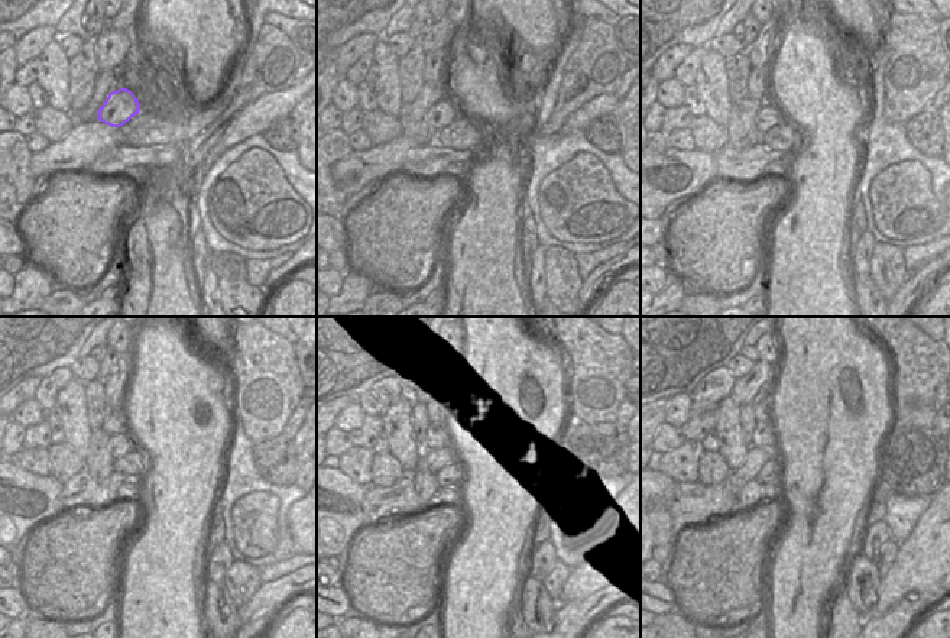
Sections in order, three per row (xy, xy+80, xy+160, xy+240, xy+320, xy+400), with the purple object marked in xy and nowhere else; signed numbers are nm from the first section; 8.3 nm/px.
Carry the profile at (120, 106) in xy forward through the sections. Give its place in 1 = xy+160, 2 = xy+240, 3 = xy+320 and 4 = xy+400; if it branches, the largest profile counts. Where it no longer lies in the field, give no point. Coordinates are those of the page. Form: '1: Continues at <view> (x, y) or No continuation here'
1: Continues at xy+160 (768, 116)
2: Continues at xy+240 (119, 444)
3: Continues at xy+320 (435, 459)
4: Continues at xy+400 (756, 457).

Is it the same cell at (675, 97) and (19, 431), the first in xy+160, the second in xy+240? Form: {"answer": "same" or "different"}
{"answer": "different"}

